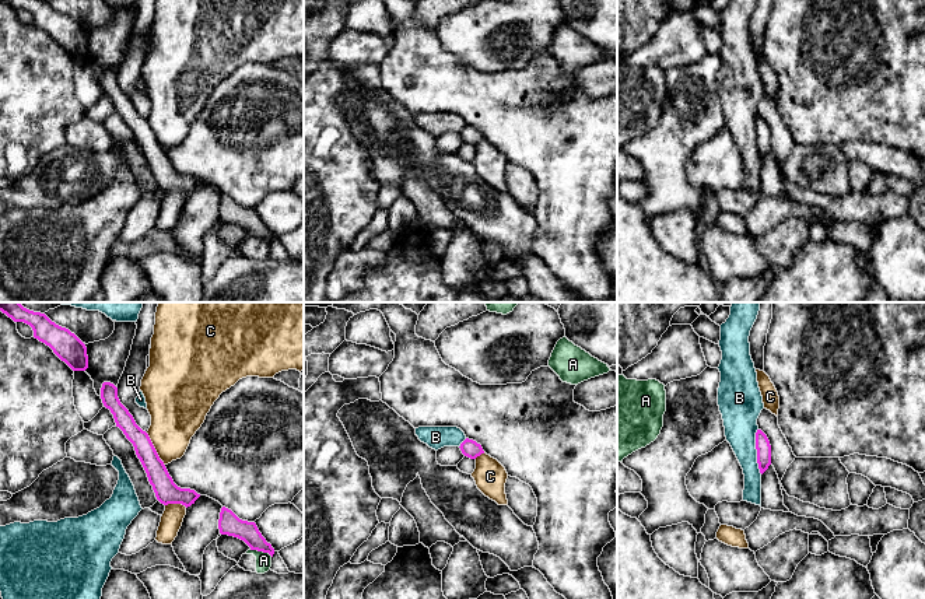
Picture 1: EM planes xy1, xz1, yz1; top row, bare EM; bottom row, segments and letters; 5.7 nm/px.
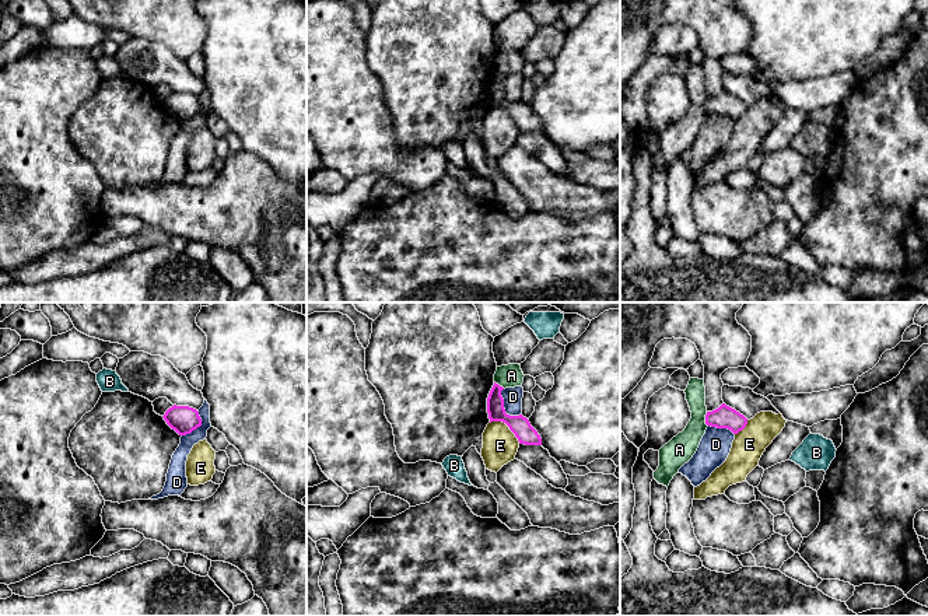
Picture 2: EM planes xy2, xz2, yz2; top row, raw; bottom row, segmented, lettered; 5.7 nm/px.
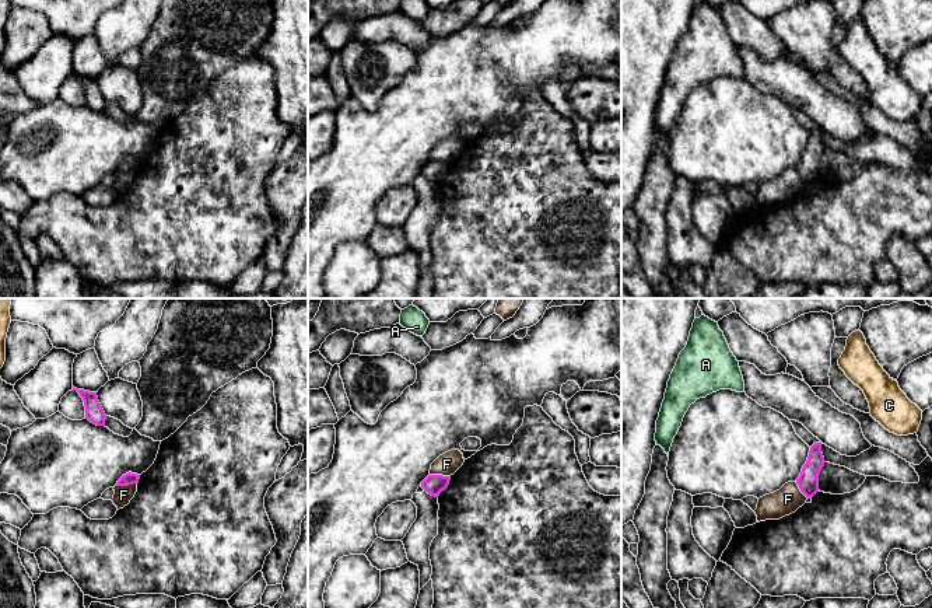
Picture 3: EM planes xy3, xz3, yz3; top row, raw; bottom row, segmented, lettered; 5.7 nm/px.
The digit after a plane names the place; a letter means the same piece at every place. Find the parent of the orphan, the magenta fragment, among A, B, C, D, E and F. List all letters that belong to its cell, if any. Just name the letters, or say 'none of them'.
B

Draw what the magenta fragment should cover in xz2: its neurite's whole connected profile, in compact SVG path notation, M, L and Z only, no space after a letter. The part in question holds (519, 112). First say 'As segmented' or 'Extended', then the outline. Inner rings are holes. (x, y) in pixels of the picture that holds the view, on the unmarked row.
As segmented. M494 69L488 84L487 84L487 99L490 109L491 108L502 108L509 116L515 120L519 130L525 132L542 132L542 125L537 118L530 112L529 106L519 102L509 102L504 95L504 85L501 83L501 77L504 74Z

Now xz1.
Extended. M418 113L416 122L435 137L444 133L459 133L462 140L470 146L484 140L481 132L469 126L458 113Z

